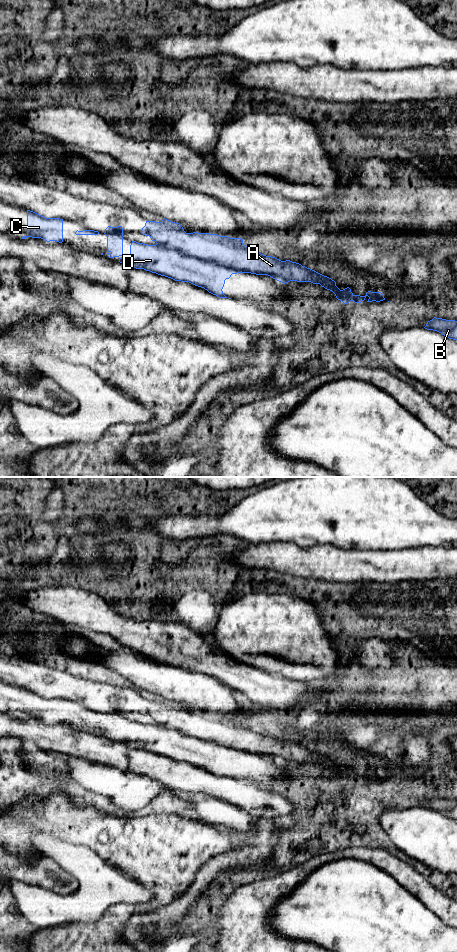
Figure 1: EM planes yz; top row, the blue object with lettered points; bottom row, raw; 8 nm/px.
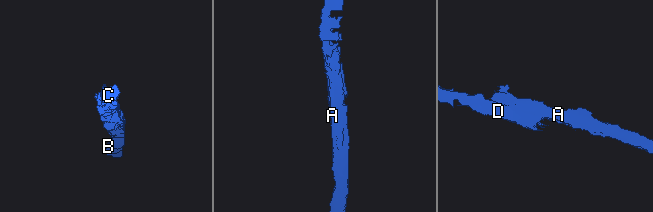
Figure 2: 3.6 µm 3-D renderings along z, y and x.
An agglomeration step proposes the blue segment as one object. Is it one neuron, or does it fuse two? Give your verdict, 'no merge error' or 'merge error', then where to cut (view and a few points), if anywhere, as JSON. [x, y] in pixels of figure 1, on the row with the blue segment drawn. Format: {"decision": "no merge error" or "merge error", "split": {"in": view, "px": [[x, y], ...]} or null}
{"decision": "merge error", "split": {"in": "yz", "px": [[156, 244], [162, 244], [189, 256], [211, 260], [240, 272]]}}

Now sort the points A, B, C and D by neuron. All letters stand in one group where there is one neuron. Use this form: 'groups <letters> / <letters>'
groups A B / C D

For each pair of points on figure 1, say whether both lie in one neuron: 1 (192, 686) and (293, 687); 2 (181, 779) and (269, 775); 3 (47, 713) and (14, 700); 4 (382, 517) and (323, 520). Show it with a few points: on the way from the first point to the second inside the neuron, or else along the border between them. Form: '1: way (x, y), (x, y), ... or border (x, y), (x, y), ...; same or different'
1: border (207, 675), (216, 677), (248, 698); different
2: border (231, 778), (252, 781), (254, 783); different
3: way (39, 707), (22, 703); same
4: way (367, 517), (338, 517); same

